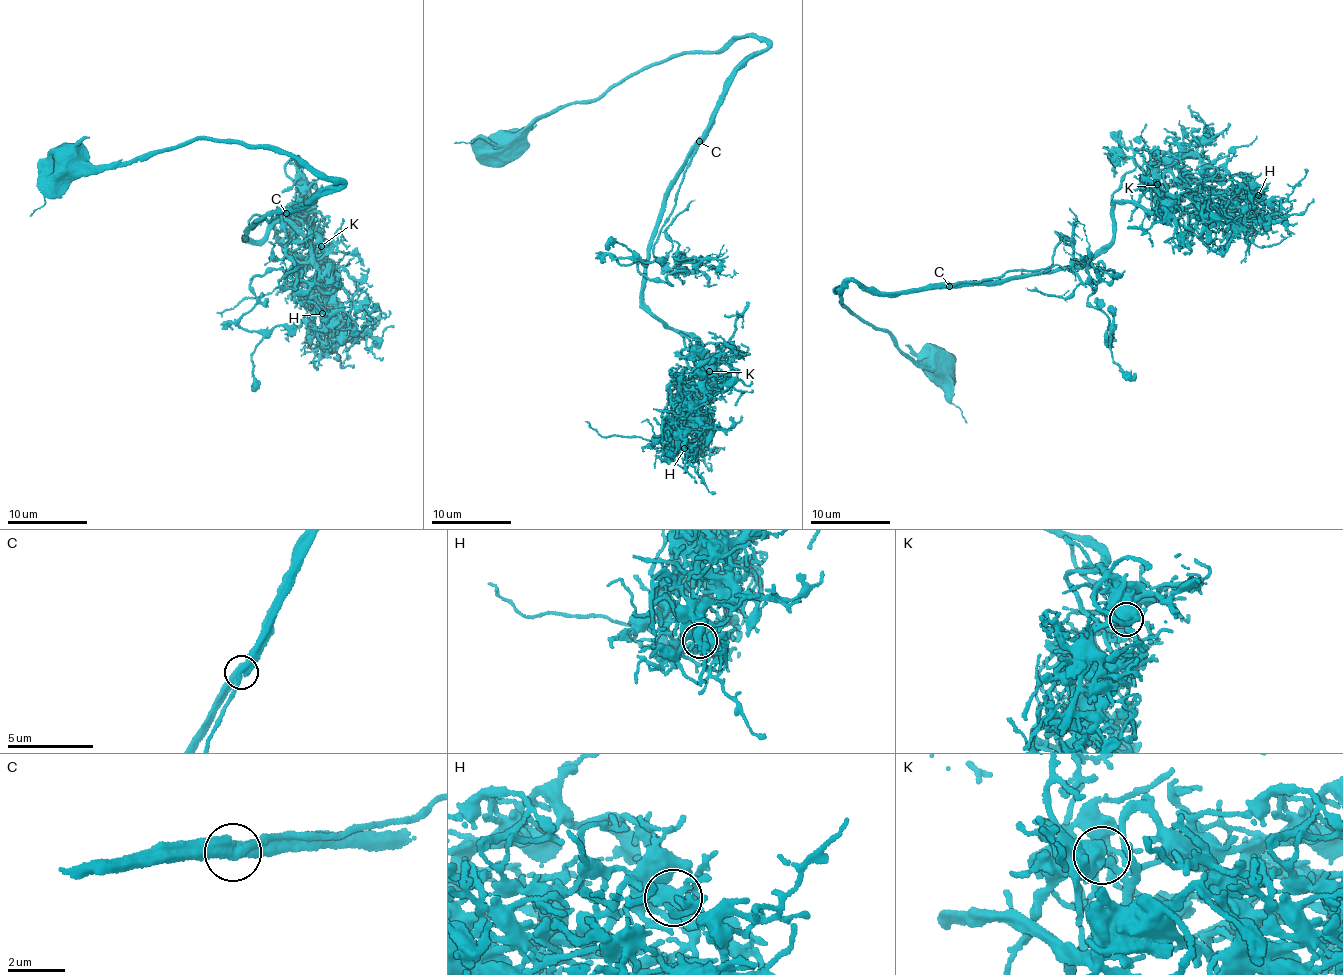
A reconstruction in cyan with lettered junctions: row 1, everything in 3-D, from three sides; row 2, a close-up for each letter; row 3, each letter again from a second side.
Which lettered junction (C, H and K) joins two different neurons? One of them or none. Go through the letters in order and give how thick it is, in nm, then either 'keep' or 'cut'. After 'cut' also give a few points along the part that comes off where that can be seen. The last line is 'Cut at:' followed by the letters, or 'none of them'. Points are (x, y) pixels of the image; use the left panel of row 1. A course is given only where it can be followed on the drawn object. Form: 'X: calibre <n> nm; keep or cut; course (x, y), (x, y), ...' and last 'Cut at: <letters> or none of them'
C: calibre 550 nm; cut; course (287, 213), (249, 227), (275, 212), (281, 259), (301, 275), (249, 282), (252, 385)
H: calibre 380 nm; keep
K: calibre 440 nm; keep
Cut at: C

